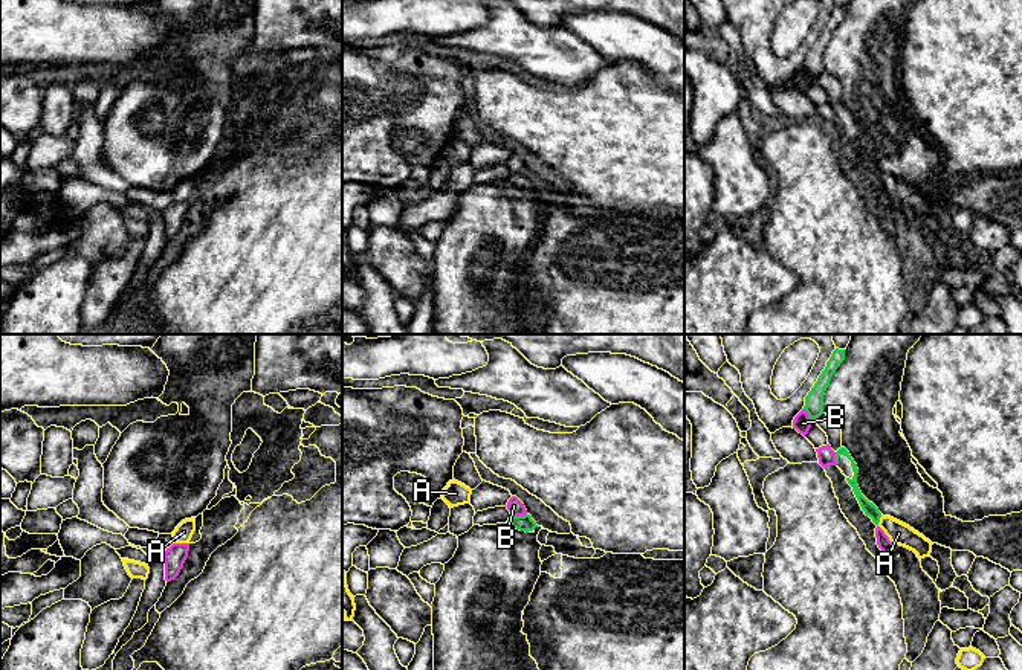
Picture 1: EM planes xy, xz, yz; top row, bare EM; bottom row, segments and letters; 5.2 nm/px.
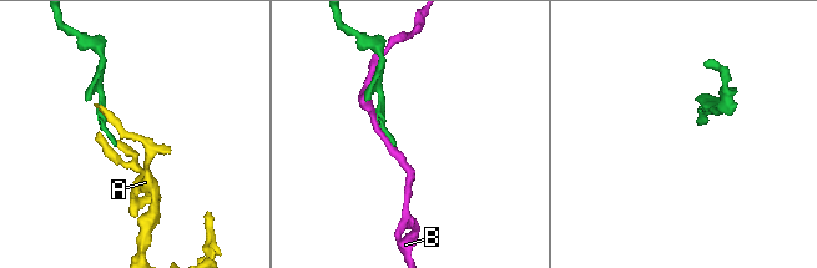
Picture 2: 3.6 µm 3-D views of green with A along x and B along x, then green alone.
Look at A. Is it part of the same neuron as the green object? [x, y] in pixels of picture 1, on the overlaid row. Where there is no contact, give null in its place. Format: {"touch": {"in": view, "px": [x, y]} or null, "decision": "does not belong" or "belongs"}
{"touch": {"in": "yz", "px": [879, 521]}, "decision": "belongs"}

